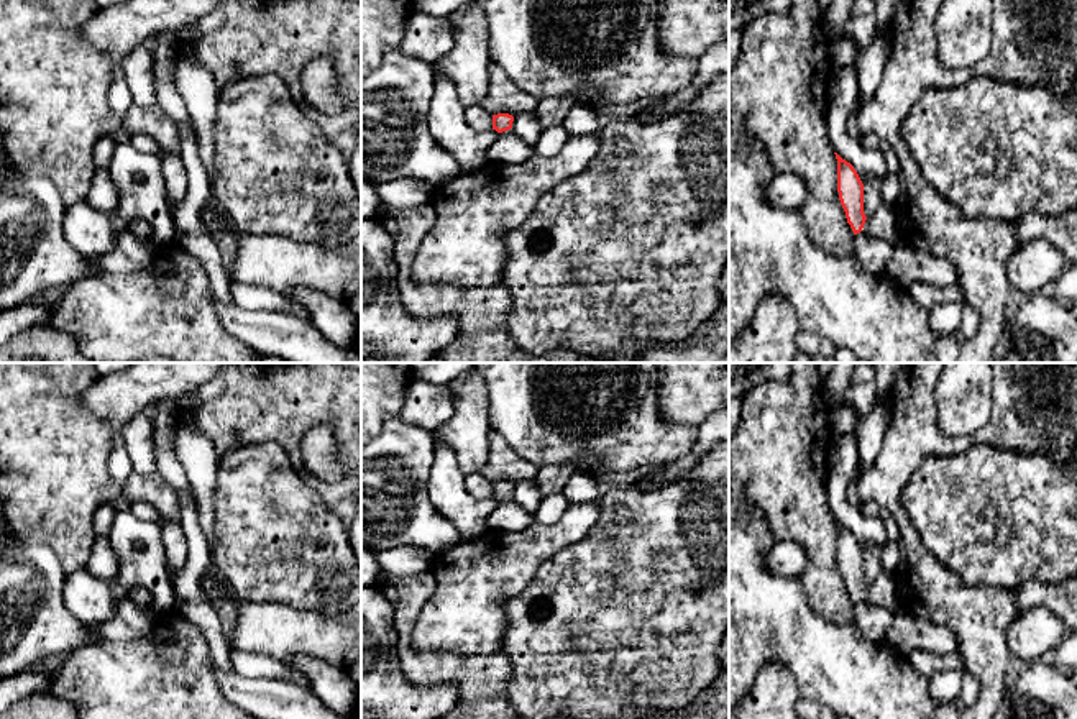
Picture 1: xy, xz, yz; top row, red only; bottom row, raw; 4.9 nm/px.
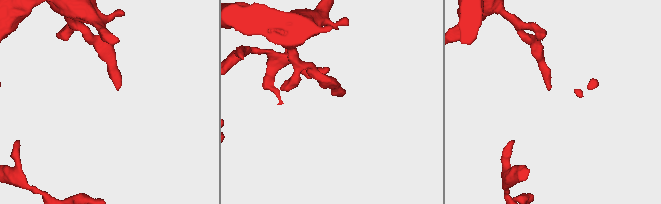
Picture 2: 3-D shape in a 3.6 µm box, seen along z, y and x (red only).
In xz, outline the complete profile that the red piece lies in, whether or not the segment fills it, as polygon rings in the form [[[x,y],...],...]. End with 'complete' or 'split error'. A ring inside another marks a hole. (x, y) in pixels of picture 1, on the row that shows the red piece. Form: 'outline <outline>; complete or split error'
outline [[[509,113],[493,115],[493,130],[499,133],[499,138],[489,148],[488,156],[494,163],[520,164],[537,154],[534,146],[511,131],[512,121],[514,117]]]; split error

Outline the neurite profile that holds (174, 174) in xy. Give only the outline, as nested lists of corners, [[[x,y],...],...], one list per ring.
[[[161,154],[161,167],[166,181],[166,192],[176,205],[182,202],[187,194],[187,172],[181,154]]]

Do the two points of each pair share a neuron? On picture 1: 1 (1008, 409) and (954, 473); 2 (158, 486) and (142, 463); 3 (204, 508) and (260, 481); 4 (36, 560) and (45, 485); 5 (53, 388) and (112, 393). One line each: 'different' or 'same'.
1: different
2: different
3: different
4: different
5: different

